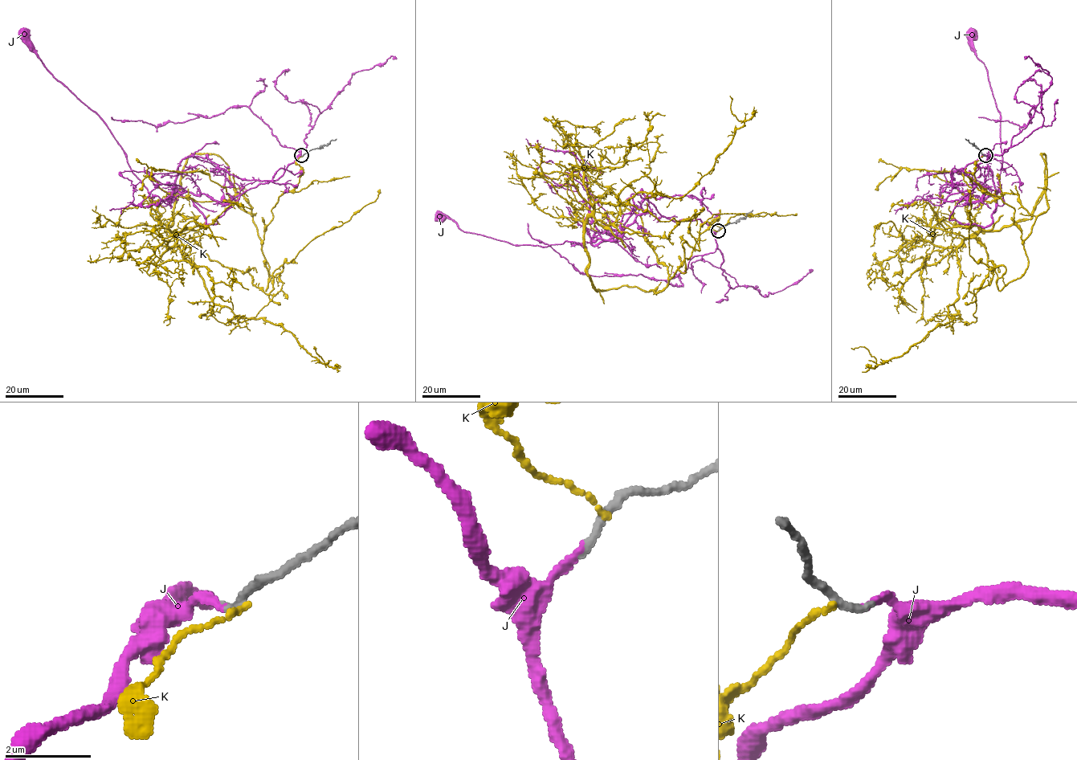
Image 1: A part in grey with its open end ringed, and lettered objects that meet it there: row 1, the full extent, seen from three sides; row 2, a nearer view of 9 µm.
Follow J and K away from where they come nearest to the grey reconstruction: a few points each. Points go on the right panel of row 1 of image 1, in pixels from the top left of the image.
J: (985, 155), (949, 219), (985, 226), (997, 192), (1004, 203), (996, 194), (1000, 113), (971, 34)
K: (984, 155), (975, 181), (1029, 234), (1047, 208), (1044, 153), (1030, 218), (976, 231), (870, 289)

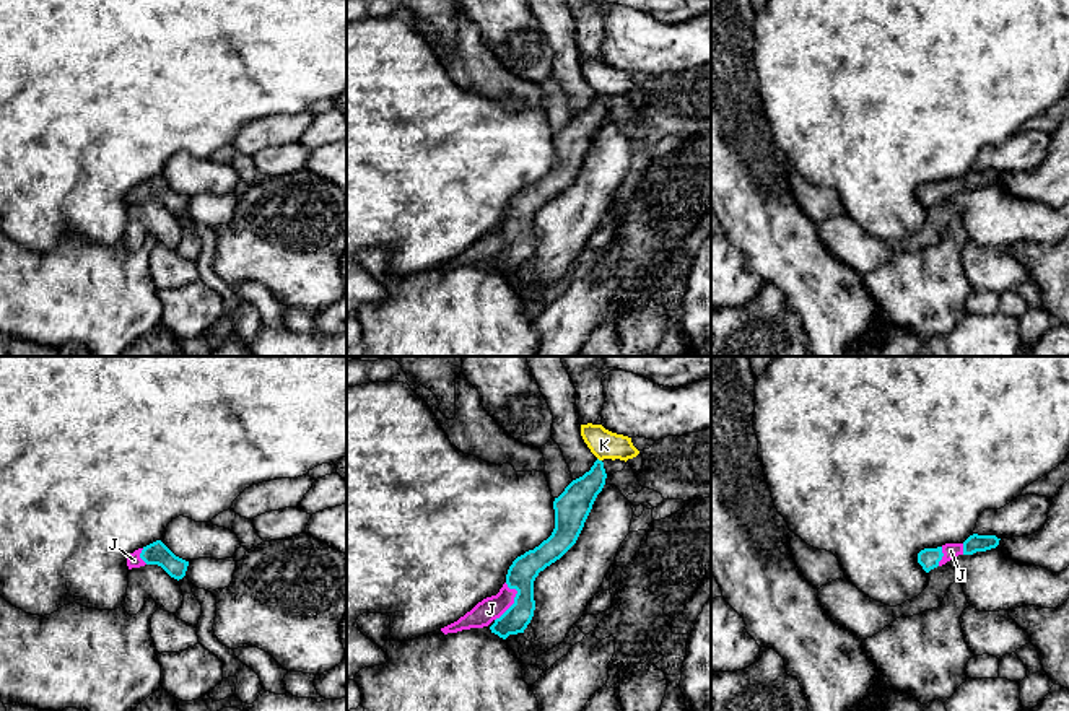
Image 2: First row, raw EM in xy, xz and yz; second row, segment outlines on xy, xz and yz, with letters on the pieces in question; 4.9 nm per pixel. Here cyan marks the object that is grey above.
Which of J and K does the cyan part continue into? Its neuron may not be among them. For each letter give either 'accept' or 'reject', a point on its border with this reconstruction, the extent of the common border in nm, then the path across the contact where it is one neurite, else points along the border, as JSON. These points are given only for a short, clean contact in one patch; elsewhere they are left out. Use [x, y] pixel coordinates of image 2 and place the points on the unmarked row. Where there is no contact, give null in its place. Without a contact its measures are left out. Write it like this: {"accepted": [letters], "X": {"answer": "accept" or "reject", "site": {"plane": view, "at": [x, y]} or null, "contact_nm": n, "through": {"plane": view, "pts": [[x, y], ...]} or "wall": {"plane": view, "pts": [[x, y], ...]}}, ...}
{"accepted": ["J"], "J": {"answer": "accept", "site": {"plane": "xz", "at": [514, 236]}, "contact_nm": 200}, "K": {"answer": "reject", "site": {"plane": "xz", "at": [597, 95]}, "contact_nm": 30, "wall": {"plane": "xz", "pts": [[597, 93], [601, 96]]}}}

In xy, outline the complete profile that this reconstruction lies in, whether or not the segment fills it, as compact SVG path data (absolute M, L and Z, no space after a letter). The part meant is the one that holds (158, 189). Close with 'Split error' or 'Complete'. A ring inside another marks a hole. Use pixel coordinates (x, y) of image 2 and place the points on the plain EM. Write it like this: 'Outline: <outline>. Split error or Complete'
Outline: M156 176L143 184L135 185L127 194L129 205L145 200L161 202L171 213L182 215L189 197L176 192L161 176Z. Split error

